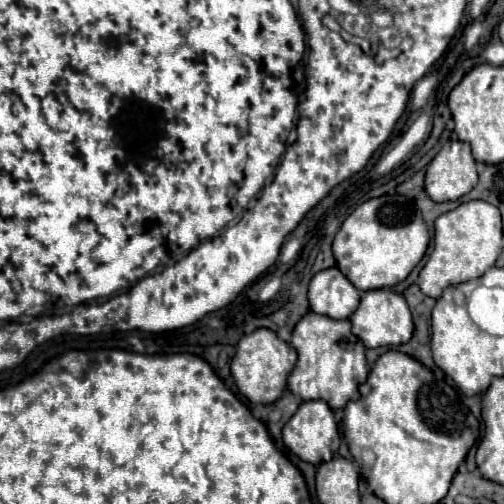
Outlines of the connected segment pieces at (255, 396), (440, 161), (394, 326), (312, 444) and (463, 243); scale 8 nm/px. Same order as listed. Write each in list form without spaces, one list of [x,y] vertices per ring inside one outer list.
[[[258,328],[238,342],[236,356],[230,362],[230,372],[234,376],[240,394],[244,394],[250,402],[272,404],[282,396],[288,374],[292,372],[294,364],[296,364],[296,350],[288,342],[280,340],[272,330]]]
[[[456,138],[448,140],[440,152],[434,156],[434,160],[428,164],[426,170],[426,194],[430,196],[430,200],[434,202],[448,202],[448,200],[458,200],[460,196],[468,194],[478,182],[478,174],[476,174],[476,160],[472,158],[470,152],[470,144],[460,142]]]
[[[388,288],[366,292],[362,296],[362,300],[360,300],[360,306],[350,316],[350,322],[352,322],[354,336],[358,336],[364,342],[366,348],[406,344],[412,338],[412,332],[414,332],[412,314],[410,314],[410,308],[408,308],[404,296],[396,294],[396,292],[388,290]]]
[[[310,400],[310,402],[302,402],[298,412],[288,420],[288,424],[282,430],[282,438],[284,438],[284,446],[296,454],[300,460],[310,462],[310,464],[322,464],[326,460],[330,460],[338,446],[340,446],[340,434],[338,434],[338,426],[334,420],[332,410],[328,408],[326,402],[322,400]]]
[[[472,200],[472,202],[460,204],[456,210],[450,210],[446,214],[442,214],[440,218],[436,218],[436,222],[434,222],[434,252],[428,256],[424,268],[420,270],[418,286],[420,286],[422,294],[426,294],[430,298],[440,298],[444,288],[462,284],[468,280],[476,280],[486,270],[490,270],[494,266],[496,258],[500,256],[500,250],[502,250],[502,220],[500,220],[498,208],[494,208],[492,204],[486,204],[484,200]]]

